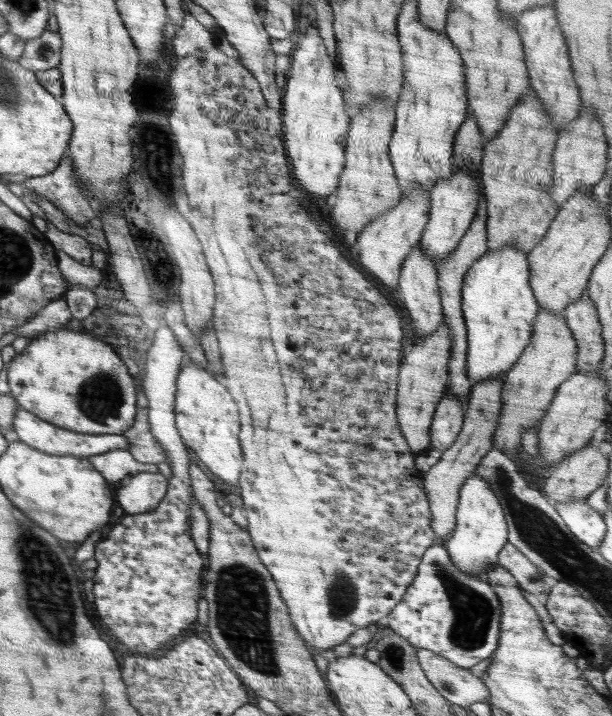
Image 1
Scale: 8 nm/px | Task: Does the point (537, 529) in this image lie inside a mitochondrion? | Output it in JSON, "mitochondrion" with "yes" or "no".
{"mitochondrion":"yes"}

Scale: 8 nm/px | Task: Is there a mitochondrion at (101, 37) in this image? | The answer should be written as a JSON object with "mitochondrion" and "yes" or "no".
{"mitochondrion":"no"}

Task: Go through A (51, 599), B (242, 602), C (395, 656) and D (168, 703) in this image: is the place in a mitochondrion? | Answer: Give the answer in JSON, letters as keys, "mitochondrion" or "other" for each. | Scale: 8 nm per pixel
{"A":"mitochondrion","B":"mitochondrion","C":"mitochondrion","D":"other"}

